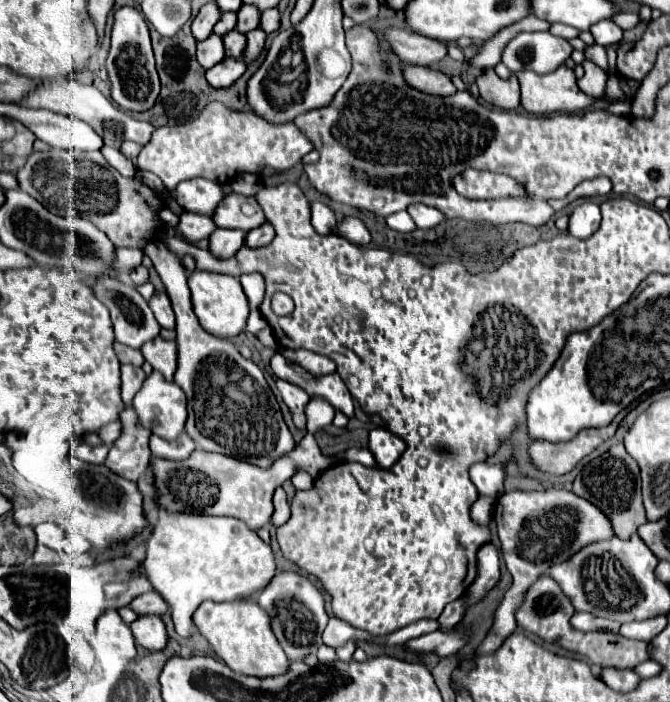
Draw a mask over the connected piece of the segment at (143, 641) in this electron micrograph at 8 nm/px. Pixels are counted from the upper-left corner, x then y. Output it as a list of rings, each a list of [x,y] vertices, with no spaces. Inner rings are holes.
[[[140,616],[134,624],[130,624],[130,628],[136,642],[148,650],[164,650],[168,644],[166,626],[160,616]]]

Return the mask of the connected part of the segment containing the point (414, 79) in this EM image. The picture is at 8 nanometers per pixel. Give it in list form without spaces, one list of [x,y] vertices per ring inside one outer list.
[[[404,64],[404,76],[406,76],[406,82],[418,88],[420,92],[430,92],[430,94],[440,94],[440,96],[450,96],[456,92],[456,86],[446,74],[426,68],[426,66]]]

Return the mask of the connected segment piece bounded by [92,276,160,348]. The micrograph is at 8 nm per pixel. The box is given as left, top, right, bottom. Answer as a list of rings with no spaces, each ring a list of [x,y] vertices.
[[[98,276],[92,282],[92,290],[94,290],[94,296],[110,310],[116,342],[128,344],[132,348],[140,348],[144,342],[158,336],[160,326],[158,326],[156,318],[154,318],[152,310],[150,310],[148,302],[138,294],[138,290],[132,284],[126,284],[126,282],[118,280],[118,278],[114,278],[114,276]]]

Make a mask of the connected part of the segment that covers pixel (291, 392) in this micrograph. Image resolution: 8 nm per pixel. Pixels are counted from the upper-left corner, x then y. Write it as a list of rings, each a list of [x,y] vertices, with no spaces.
[[[276,380],[276,386],[278,386],[278,392],[282,396],[282,400],[286,402],[286,406],[290,408],[292,416],[294,416],[294,424],[296,428],[304,430],[306,428],[306,414],[304,414],[304,406],[308,404],[310,396],[306,394],[304,388],[296,386],[296,384],[290,384],[286,380]]]

